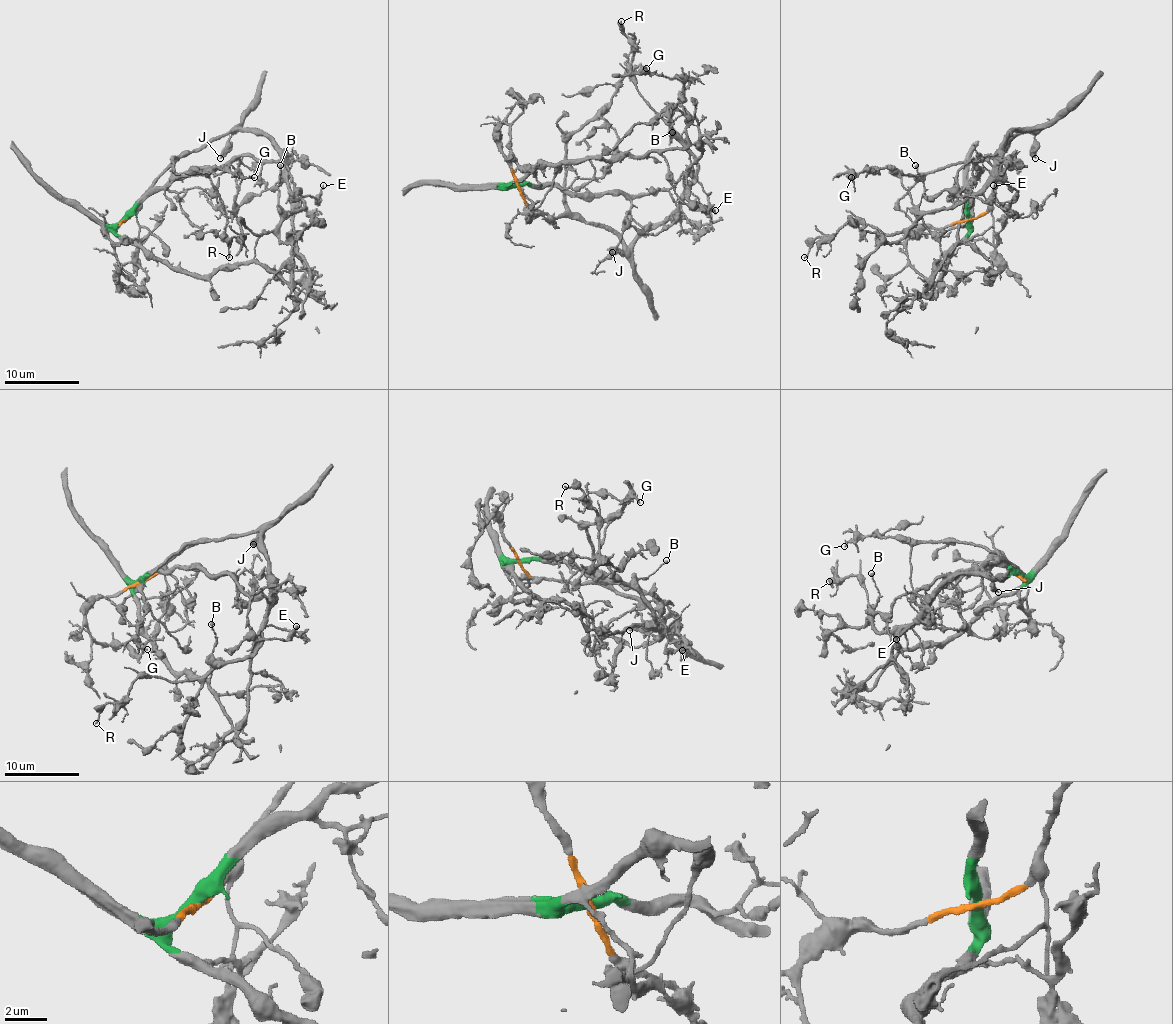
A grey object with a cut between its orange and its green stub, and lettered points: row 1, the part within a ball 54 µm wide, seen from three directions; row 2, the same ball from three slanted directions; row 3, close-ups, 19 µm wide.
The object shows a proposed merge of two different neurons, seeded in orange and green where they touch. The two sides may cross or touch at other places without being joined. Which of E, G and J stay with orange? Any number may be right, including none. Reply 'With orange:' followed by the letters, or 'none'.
With orange: G, J

